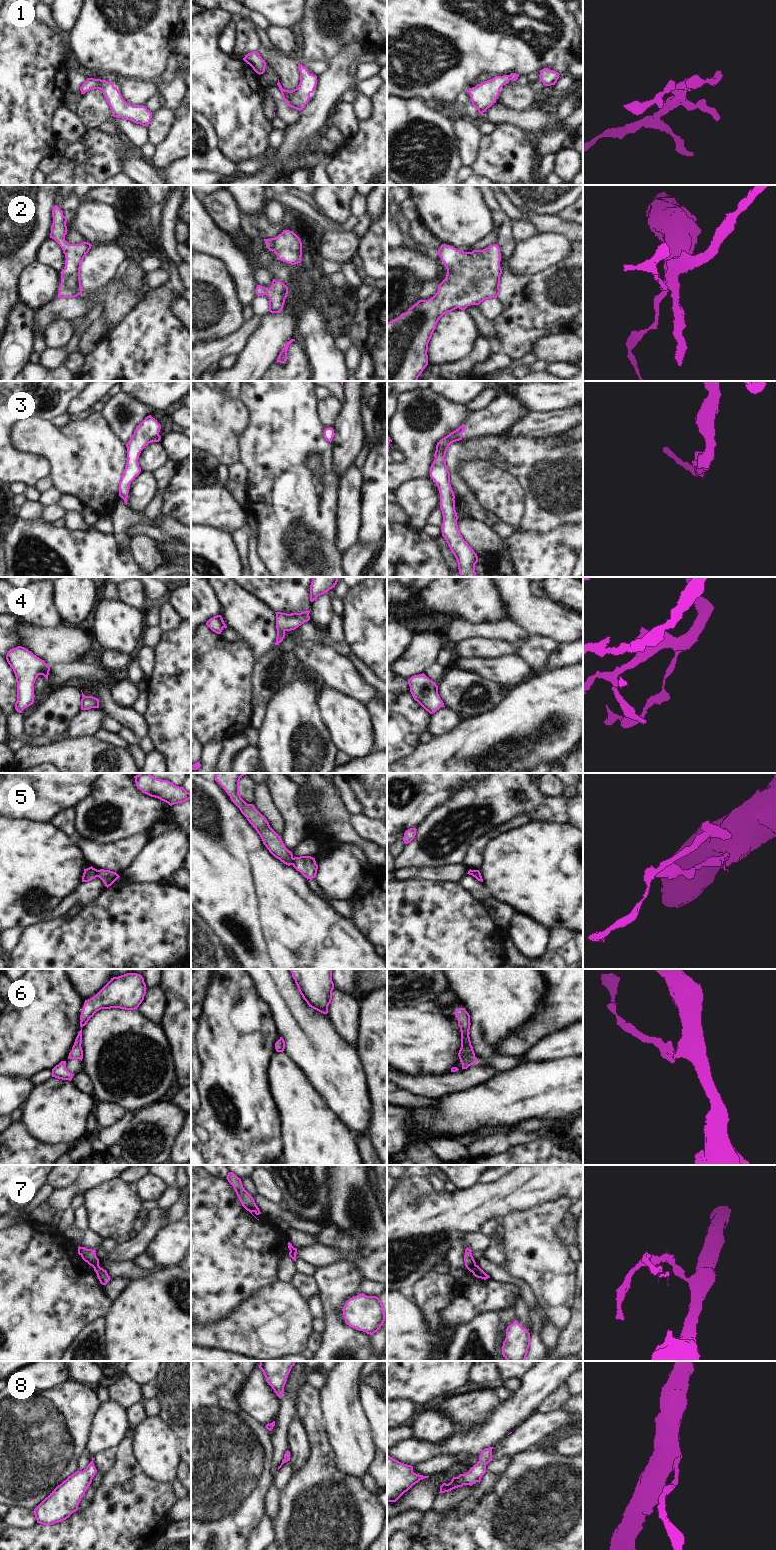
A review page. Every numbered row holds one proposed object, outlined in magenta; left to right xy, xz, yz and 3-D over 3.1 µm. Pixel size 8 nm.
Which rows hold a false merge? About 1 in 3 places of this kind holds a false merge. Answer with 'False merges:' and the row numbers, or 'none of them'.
False merges: 5, 7

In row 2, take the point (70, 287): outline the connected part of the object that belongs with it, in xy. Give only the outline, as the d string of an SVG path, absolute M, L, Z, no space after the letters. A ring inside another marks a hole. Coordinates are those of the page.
M57 205L52 210L53 223L50 238L54 239L65 254L65 268L61 271L61 284L59 287L59 298L74 298L83 291L80 280L81 263L91 249L91 244L82 242L80 244L69 244L65 240L67 234L67 218Z

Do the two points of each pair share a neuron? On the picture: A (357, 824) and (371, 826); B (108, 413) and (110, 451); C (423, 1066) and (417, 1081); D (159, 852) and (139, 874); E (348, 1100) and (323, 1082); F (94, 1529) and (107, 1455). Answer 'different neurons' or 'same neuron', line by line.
A: same neuron
B: different neurons
C: different neurons
D: same neuron
E: same neuron
F: different neurons

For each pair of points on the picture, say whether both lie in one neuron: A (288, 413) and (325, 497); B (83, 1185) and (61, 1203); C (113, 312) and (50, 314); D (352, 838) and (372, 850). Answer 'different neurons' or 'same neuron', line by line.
A: same neuron
B: same neuron
C: same neuron
D: same neuron

